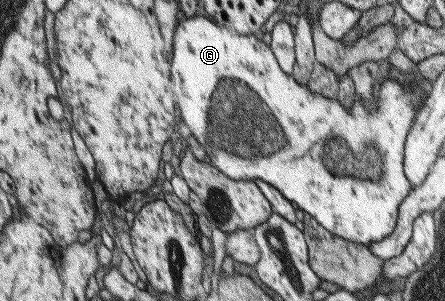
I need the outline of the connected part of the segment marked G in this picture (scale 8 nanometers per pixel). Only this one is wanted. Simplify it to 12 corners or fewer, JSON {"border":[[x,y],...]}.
{"border":[[177,22],[172,93],[209,163],[326,231],[393,233],[418,86],[350,112],[268,43]]}

